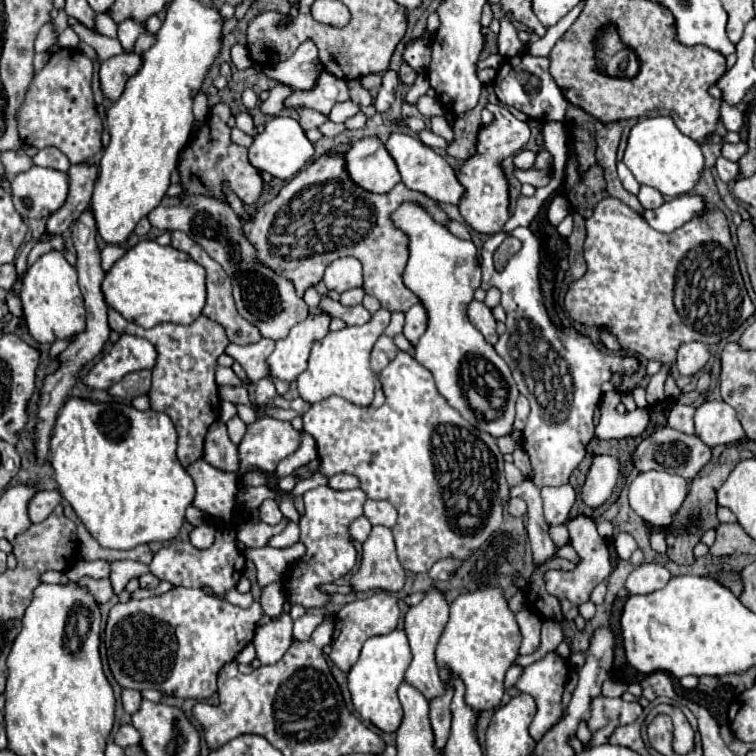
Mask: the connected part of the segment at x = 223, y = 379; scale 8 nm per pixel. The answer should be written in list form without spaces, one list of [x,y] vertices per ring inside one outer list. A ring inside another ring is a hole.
[[[218,367],[216,369],[216,383],[218,385],[240,385],[242,381],[234,375],[230,367]]]

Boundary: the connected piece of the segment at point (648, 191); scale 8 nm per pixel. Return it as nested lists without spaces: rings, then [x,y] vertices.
[[[646,185],[640,187],[638,199],[640,199],[640,203],[642,203],[644,209],[656,209],[656,207],[660,207],[660,205],[664,203],[662,193],[660,193],[658,189],[654,189],[654,187],[646,187]]]

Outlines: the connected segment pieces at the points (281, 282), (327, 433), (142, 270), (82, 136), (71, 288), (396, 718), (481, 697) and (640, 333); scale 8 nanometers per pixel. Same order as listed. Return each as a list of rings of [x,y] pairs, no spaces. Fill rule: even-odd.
[[[186,195],[178,205],[160,203],[158,207],[154,207],[148,213],[148,221],[152,227],[158,229],[184,231],[190,239],[200,243],[214,261],[224,267],[224,271],[232,279],[234,301],[240,315],[252,321],[260,329],[262,337],[274,341],[284,339],[296,323],[308,317],[308,305],[296,295],[294,285],[256,261],[256,251],[244,237],[242,221],[228,203],[206,195]]]
[[[400,351],[382,373],[382,389],[386,403],[378,409],[358,407],[342,397],[328,397],[314,403],[304,413],[304,431],[314,437],[318,449],[318,469],[312,471],[302,465],[292,475],[308,479],[314,473],[332,477],[338,473],[352,473],[360,481],[360,489],[368,499],[390,501],[398,511],[398,523],[392,529],[396,537],[398,559],[406,571],[426,573],[442,557],[466,561],[502,523],[502,509],[508,501],[510,487],[504,475],[504,459],[496,439],[472,425],[448,405],[438,393],[434,377],[414,357]]]
[[[144,239],[128,249],[102,281],[102,293],[108,307],[118,311],[124,319],[140,325],[154,327],[162,321],[192,323],[200,317],[206,303],[206,271],[190,255],[162,247],[156,241]]]
[[[60,49],[50,57],[46,67],[36,73],[24,105],[18,113],[20,139],[36,149],[56,147],[74,165],[88,161],[102,149],[102,111],[94,107],[92,99],[92,61],[80,51]]]
[[[50,251],[42,255],[26,273],[20,291],[24,319],[28,323],[28,333],[38,343],[54,343],[58,339],[74,341],[86,329],[84,299],[78,287],[76,269],[64,259],[60,251]]]
[[[394,629],[382,637],[370,637],[360,653],[358,663],[348,673],[348,689],[354,709],[362,719],[370,721],[386,733],[394,733],[402,721],[402,707],[398,701],[398,685],[404,681],[404,673],[410,665],[410,647],[404,629]]]
[[[488,587],[484,591],[474,591],[460,595],[450,605],[450,621],[440,637],[436,661],[440,667],[440,677],[446,683],[446,693],[430,701],[430,721],[436,737],[436,747],[442,751],[450,733],[450,701],[452,701],[452,677],[460,677],[466,685],[466,703],[482,713],[484,709],[494,709],[500,705],[504,695],[504,675],[510,665],[518,659],[522,635],[514,613],[508,609],[508,603],[500,587]]]
[[[606,197],[596,203],[594,213],[586,219],[586,241],[584,241],[584,259],[586,259],[586,273],[578,281],[572,281],[566,291],[564,309],[570,319],[608,327],[620,341],[624,351],[632,351],[644,355],[646,359],[656,359],[664,367],[658,375],[654,375],[646,387],[646,399],[650,405],[664,401],[664,381],[668,375],[668,367],[674,363],[674,355],[682,343],[700,341],[700,343],[720,343],[722,339],[730,337],[752,313],[754,305],[746,293],[734,245],[730,239],[728,219],[720,209],[704,209],[702,215],[694,217],[680,229],[672,233],[658,233],[654,231],[642,215],[630,209],[626,203]],[[726,293],[734,293],[734,303],[726,299]]]

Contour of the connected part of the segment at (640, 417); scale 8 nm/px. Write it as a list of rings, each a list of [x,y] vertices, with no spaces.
[[[616,391],[604,393],[600,403],[600,423],[594,429],[594,437],[598,439],[624,439],[624,437],[636,437],[644,433],[648,425],[648,409],[636,409],[632,413],[620,415],[616,411],[616,405],[620,403],[620,395]]]

